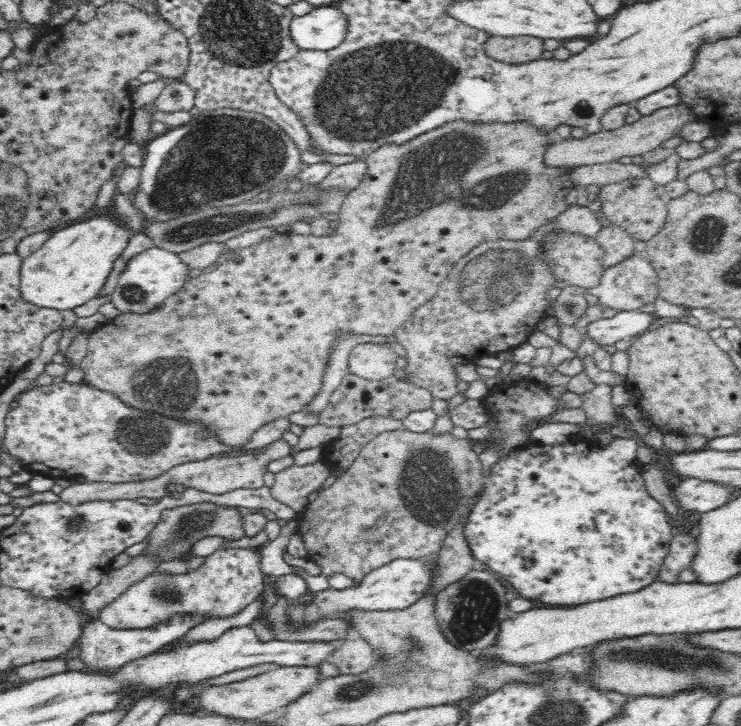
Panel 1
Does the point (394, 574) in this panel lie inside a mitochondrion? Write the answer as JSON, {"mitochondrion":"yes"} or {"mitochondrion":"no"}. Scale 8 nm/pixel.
{"mitochondrion":"no"}

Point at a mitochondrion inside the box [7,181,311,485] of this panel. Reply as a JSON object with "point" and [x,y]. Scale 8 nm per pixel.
{"point":[145,382]}

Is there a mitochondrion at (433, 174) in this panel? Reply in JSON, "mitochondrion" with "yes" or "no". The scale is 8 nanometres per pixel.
{"mitochondrion":"yes"}

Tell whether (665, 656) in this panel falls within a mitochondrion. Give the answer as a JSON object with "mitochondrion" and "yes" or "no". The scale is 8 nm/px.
{"mitochondrion":"yes"}

